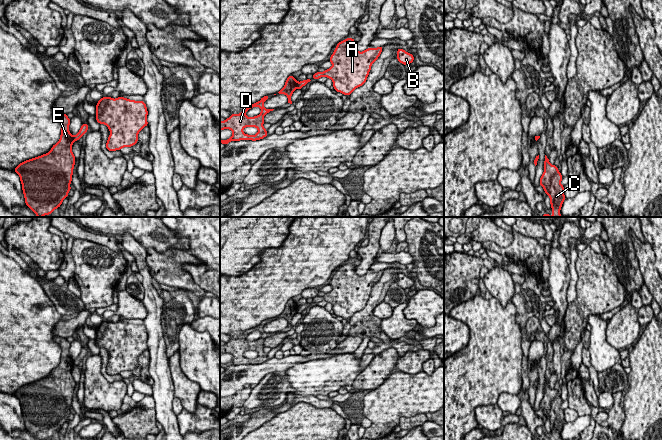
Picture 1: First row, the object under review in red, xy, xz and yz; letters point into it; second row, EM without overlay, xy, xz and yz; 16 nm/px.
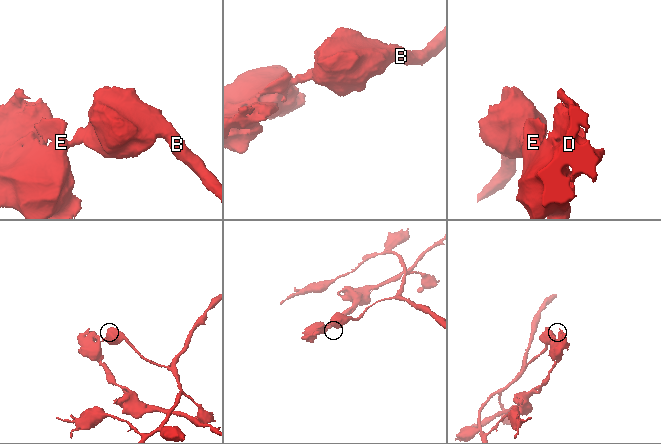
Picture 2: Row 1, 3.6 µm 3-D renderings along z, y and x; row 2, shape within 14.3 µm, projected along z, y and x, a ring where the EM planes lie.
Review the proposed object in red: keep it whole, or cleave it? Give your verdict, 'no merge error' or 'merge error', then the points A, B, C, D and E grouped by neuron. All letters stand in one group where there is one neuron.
merge error; A B / C D E

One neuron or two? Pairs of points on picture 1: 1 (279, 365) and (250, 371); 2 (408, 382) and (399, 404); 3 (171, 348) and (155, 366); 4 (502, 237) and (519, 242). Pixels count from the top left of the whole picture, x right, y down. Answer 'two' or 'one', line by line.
1: one
2: one
3: two
4: two

